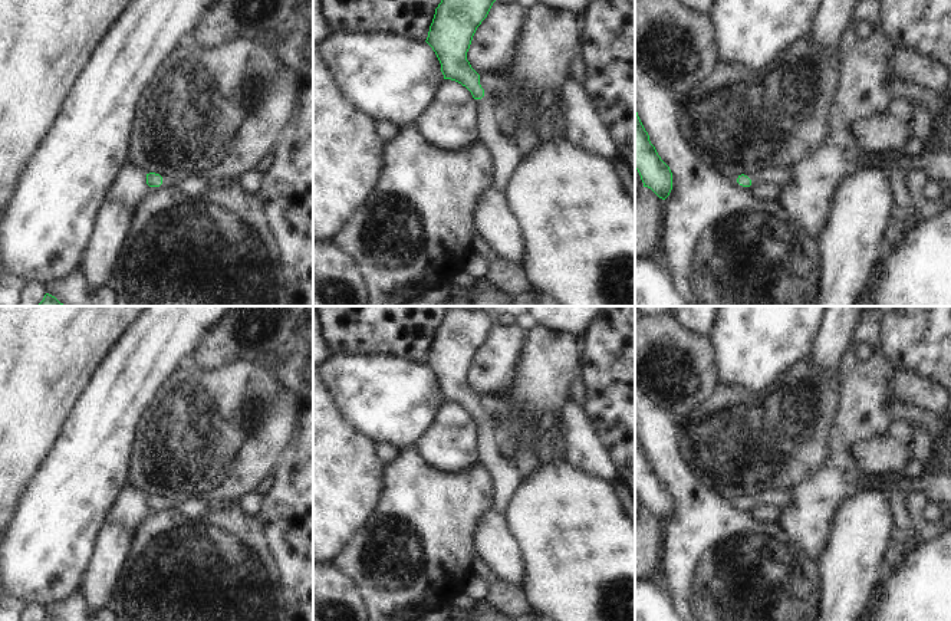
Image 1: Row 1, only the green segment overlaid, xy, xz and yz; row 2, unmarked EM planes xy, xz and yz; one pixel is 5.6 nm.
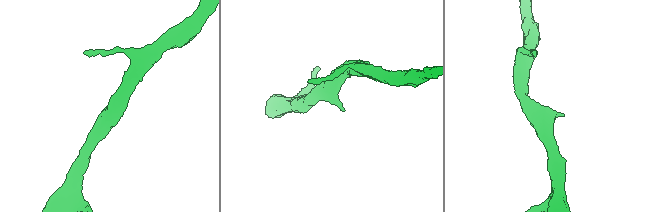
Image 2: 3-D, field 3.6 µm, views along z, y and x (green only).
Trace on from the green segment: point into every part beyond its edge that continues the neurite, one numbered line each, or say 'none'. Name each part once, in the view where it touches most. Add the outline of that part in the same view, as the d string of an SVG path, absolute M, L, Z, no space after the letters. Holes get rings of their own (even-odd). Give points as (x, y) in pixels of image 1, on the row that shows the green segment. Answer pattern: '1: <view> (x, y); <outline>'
1: yz (780, 177); M769 167L766 170L759 170L756 172L746 172L751 180L750 187L743 187L736 181L736 185L741 190L754 190L757 184L774 184L777 188L787 187L794 181L793 168Z

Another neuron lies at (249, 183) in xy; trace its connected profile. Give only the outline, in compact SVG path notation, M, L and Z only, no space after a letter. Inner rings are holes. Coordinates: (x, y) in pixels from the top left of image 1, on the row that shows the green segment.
M249 170L237 180L234 185L251 197L259 194L261 183L263 174L257 172L256 170Z

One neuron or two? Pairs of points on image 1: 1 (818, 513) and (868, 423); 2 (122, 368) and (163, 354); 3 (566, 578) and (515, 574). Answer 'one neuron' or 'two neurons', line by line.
1: one neuron
2: one neuron
3: two neurons

